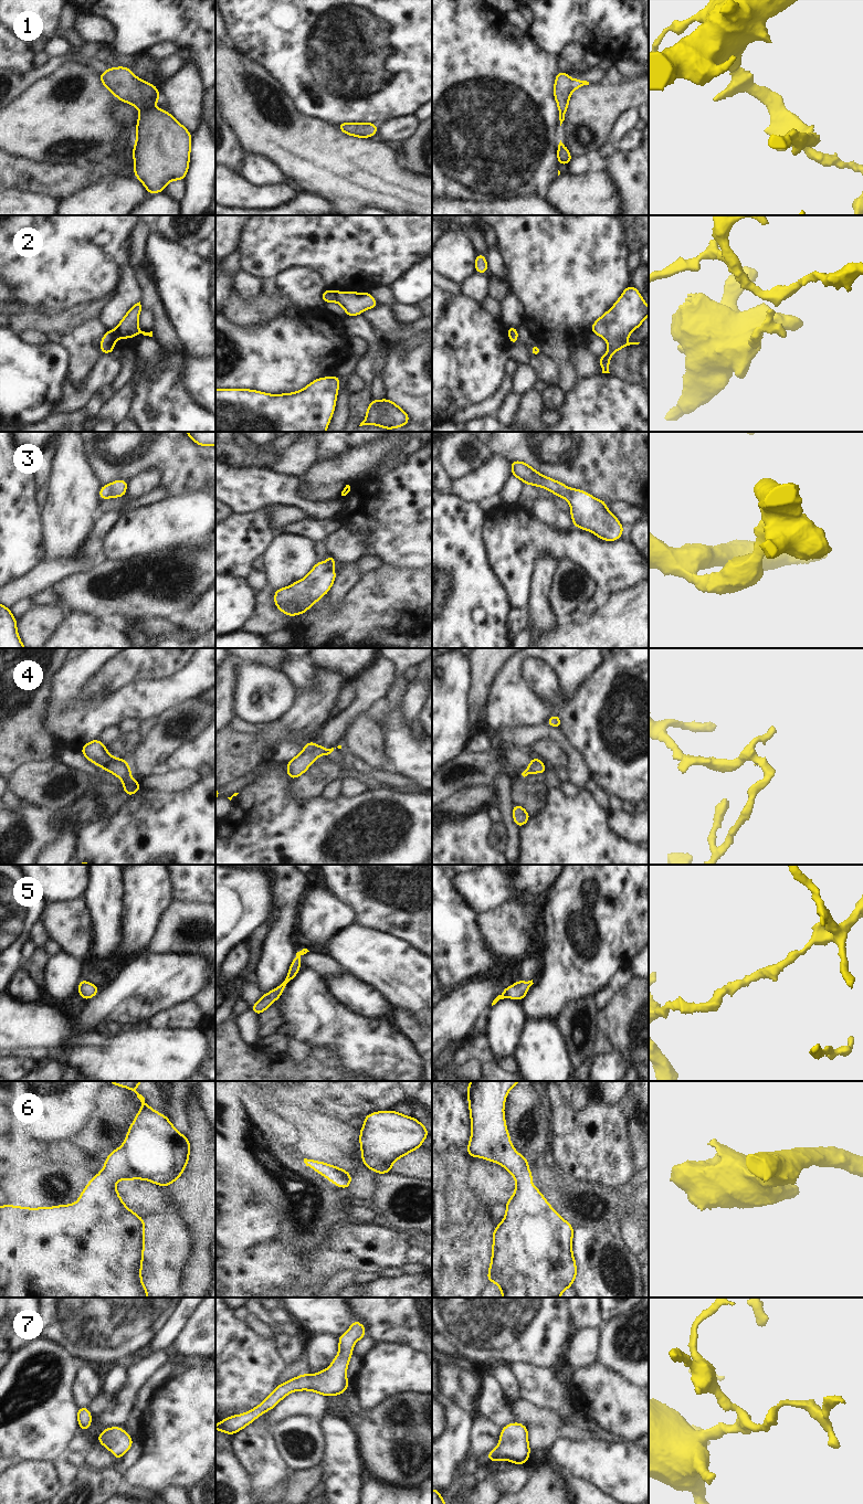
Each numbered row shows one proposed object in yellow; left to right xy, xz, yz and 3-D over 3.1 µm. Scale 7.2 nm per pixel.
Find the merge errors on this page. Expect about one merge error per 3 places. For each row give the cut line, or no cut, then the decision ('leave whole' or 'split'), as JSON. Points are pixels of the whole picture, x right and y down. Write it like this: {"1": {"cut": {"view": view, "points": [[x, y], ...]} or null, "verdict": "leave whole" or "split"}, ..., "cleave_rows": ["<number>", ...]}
{"1": {"cut": null, "verdict": "leave whole"}, "2": {"cut": {"view": "xz", "points": [[332, 292], [334, 299]]}, "verdict": "split"}, "3": {"cut": null, "verdict": "leave whole"}, "4": {"cut": {"view": "xy", "points": [[112, 756], [103, 766]]}, "verdict": "split"}, "5": {"cut": null, "verdict": "leave whole"}, "6": {"cut": null, "verdict": "leave whole"}, "7": {"cut": null, "verdict": "leave whole"}, "cleave_rows": ["2", "4"]}

